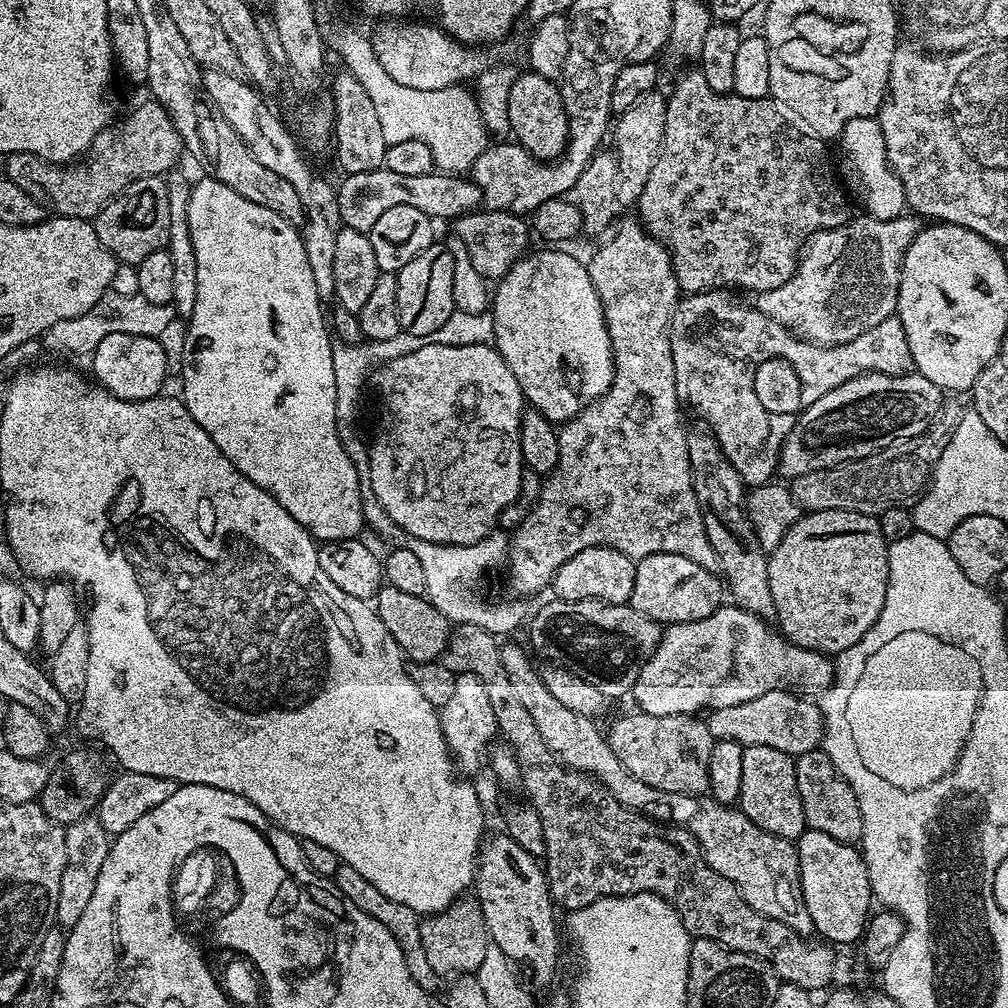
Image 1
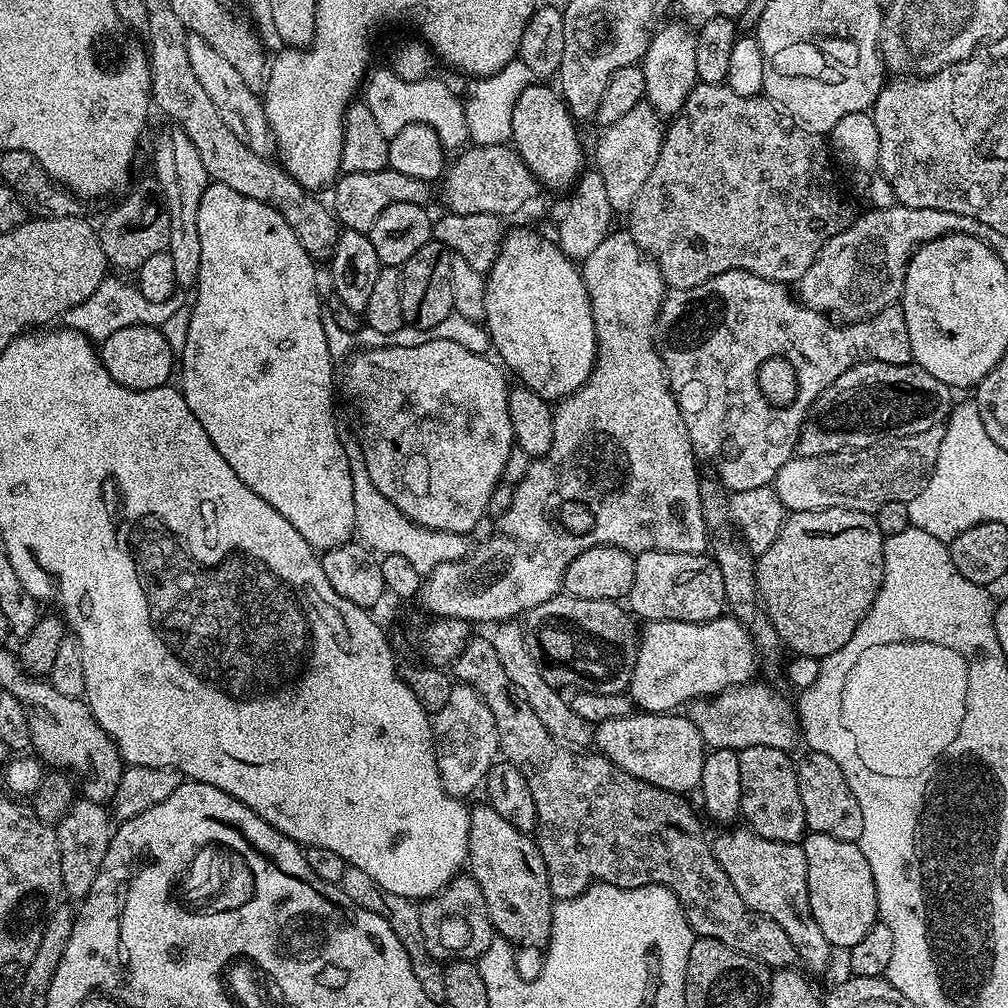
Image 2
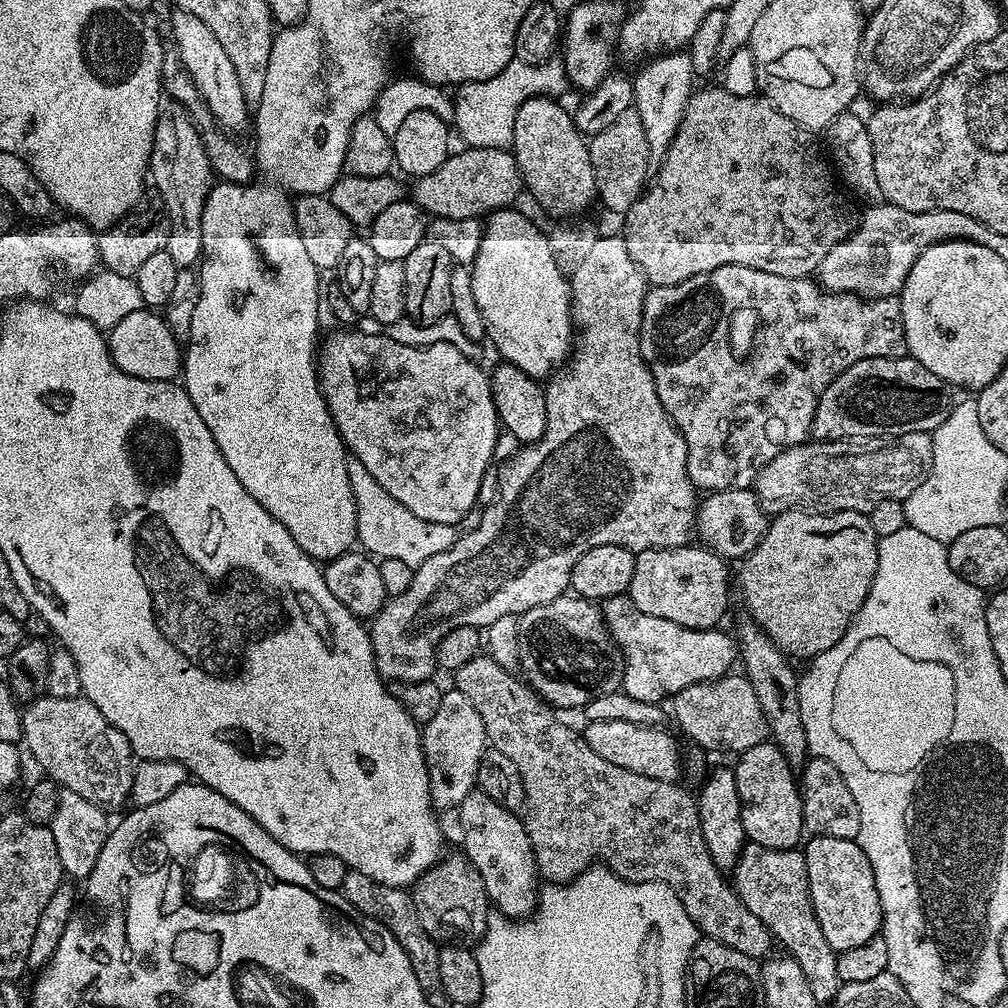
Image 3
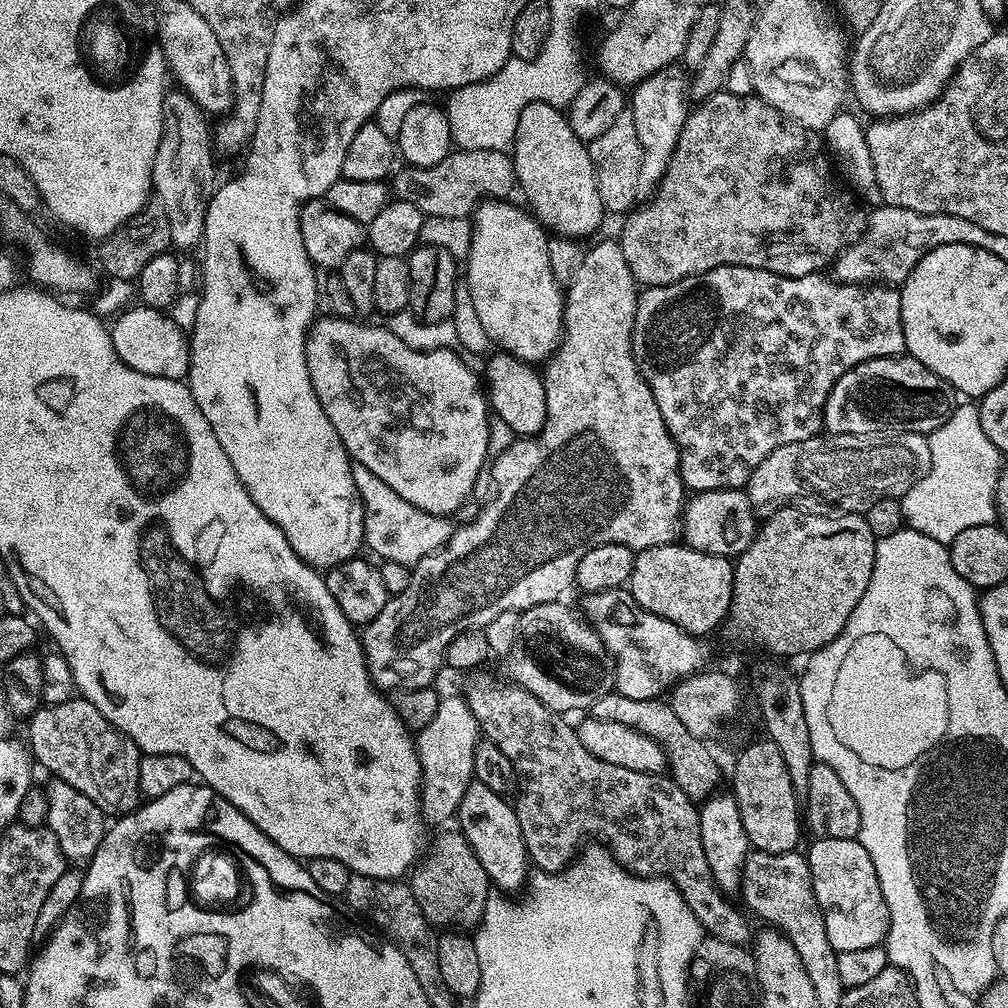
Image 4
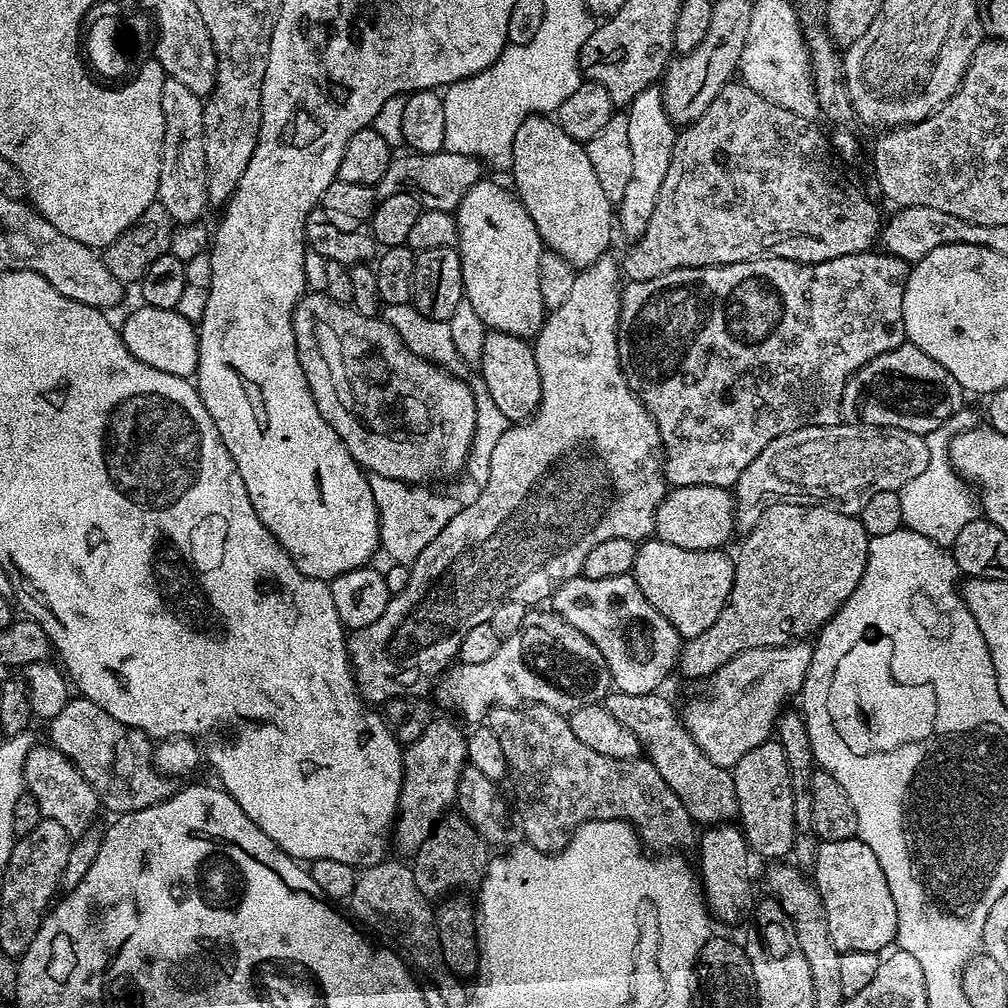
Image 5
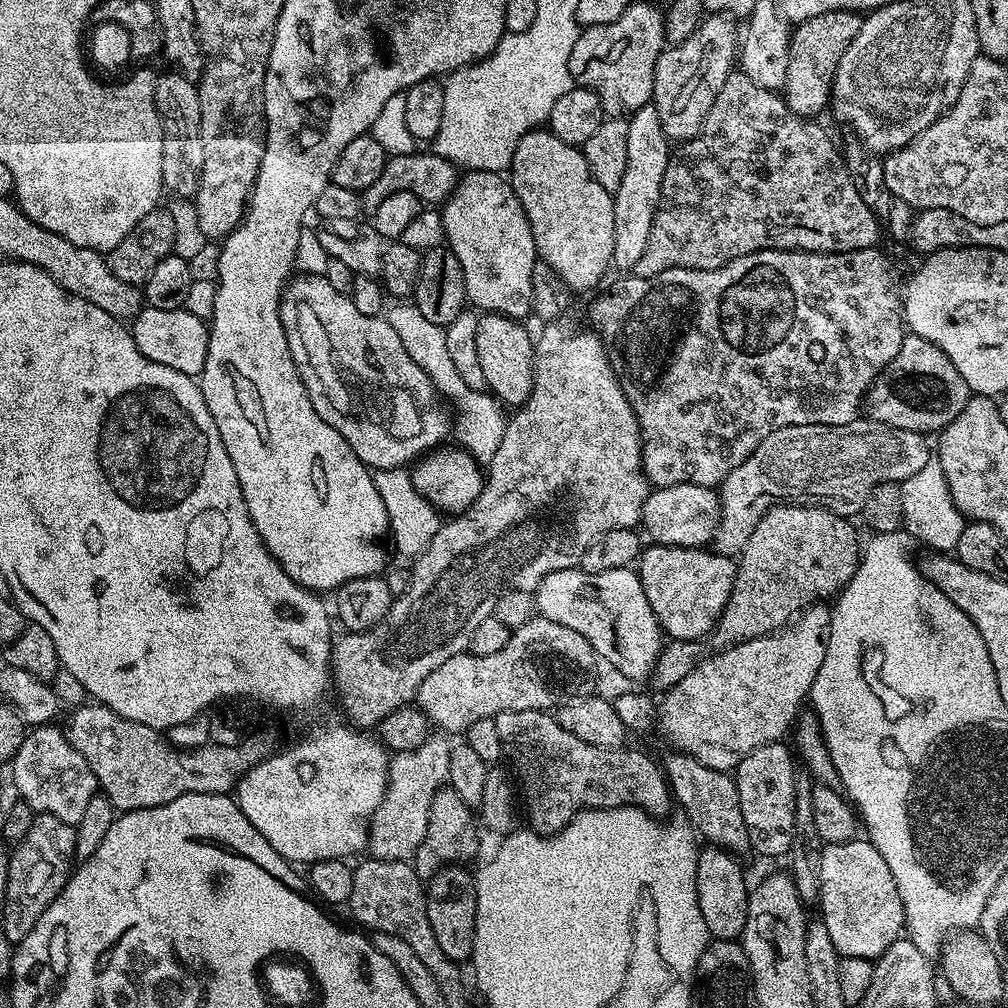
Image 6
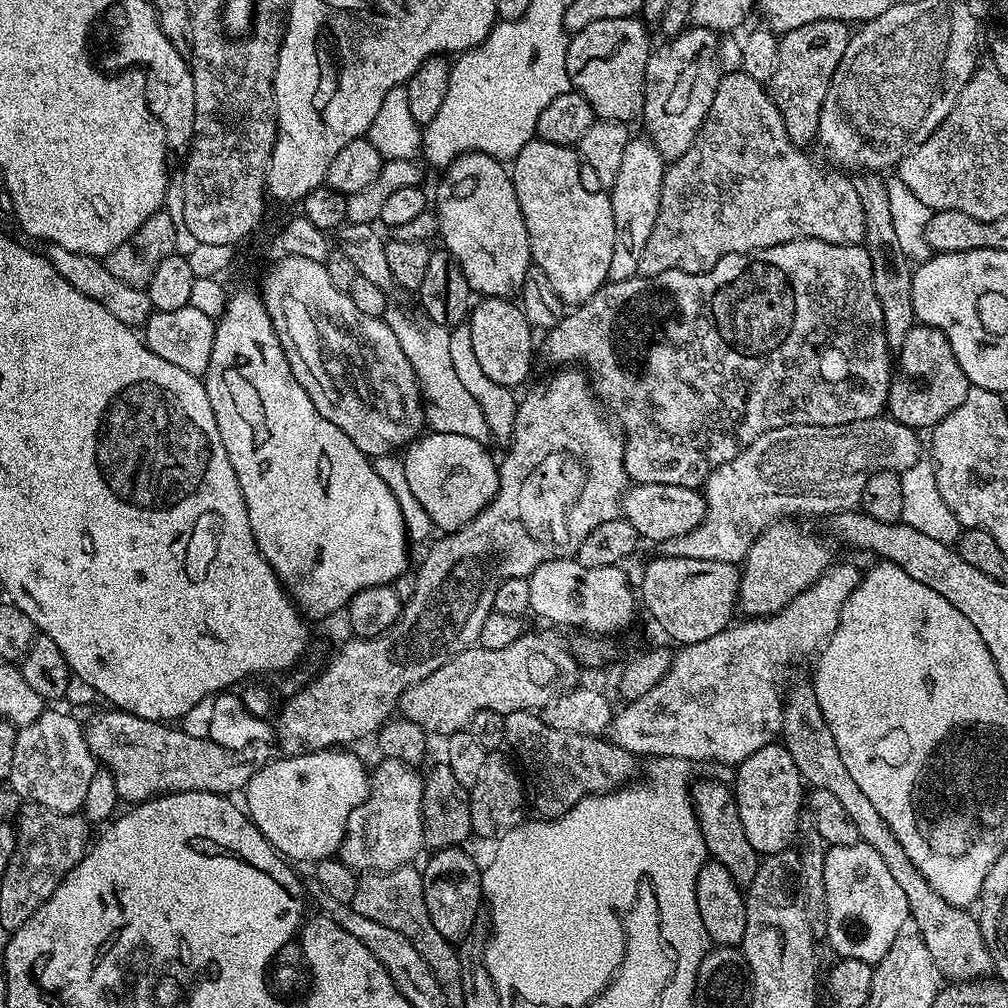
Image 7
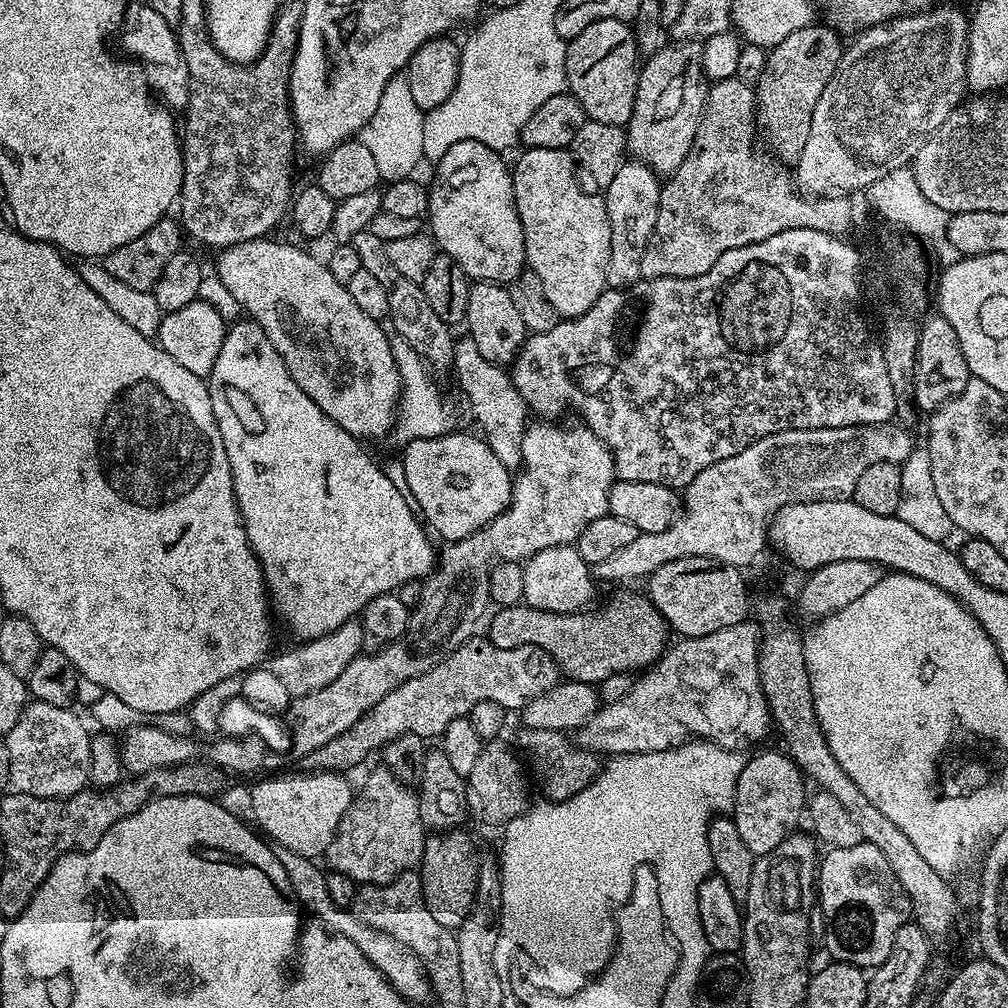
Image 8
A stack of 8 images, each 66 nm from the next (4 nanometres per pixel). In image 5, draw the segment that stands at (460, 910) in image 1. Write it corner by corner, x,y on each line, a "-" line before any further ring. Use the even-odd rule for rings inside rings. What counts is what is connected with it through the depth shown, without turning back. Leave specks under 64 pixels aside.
445,814
433,824
432,833
411,857
410,867
418,890
422,890
428,901
436,902
449,894
459,893
456,892
459,888
475,889
488,869
489,859
489,845
481,840
475,826
459,814

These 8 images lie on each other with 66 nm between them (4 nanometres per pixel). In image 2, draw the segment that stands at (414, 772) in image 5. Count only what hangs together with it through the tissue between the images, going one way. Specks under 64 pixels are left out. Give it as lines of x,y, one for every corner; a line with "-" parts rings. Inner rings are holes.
457,683
450,690
450,699
442,710
434,713
432,735
436,737
436,765
442,786
451,796
468,795
485,783
488,771
498,760
500,743
490,706
468,684

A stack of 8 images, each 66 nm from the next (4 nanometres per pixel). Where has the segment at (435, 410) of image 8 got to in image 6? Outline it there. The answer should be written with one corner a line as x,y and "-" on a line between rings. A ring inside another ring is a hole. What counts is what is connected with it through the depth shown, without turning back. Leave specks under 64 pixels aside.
396,302
387,309
386,318
390,326
398,333
398,338
402,338
402,346
410,353
410,358
426,370
426,374
434,382
436,391
454,409
454,436
467,451
471,452
474,459
482,466
487,466
494,462
494,454
498,450
498,445
502,442
502,434
508,425
505,413
495,396
487,390
471,388
458,374
458,369
454,366
454,361
450,358
450,349
446,347
445,325
429,322
418,310
415,303

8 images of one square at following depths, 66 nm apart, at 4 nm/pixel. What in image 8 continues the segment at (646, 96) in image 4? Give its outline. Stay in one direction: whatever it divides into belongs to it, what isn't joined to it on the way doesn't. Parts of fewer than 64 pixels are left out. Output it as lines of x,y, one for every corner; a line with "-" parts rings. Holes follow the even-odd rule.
625,162
614,174
614,182
603,189
606,218
610,218
610,266
606,266
608,288
627,290
642,279
642,254
654,234
660,209
662,184
657,173
639,162

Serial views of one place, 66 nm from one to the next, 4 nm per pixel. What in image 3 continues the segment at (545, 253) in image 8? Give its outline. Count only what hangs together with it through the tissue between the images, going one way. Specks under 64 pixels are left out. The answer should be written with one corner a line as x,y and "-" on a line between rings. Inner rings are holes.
535,96
522,102
522,106
518,106
518,114
514,118
510,148
515,155
516,164
520,168
520,179
526,192
529,192
552,216
580,218
583,217
580,215
591,206
592,200
594,204
597,199
594,166
590,162
588,140
584,133
578,130
573,113
569,109
567,112
560,103
559,99
550,96

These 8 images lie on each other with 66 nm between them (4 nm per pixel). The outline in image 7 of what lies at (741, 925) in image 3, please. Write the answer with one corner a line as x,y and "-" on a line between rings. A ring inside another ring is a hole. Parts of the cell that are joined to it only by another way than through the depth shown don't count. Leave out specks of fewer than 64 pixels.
532,710
507,713
504,720
504,744
512,747
513,754
520,759
518,764
522,769
527,791
530,793
531,807
533,804
540,811
537,813
541,817
555,818
566,814
583,796
587,796
593,791
592,784
596,784
597,793
615,792
617,788
625,787
635,777
632,775
636,772
637,757
633,756
631,752
622,750
622,746
613,744
607,738
570,734
566,730
554,730
554,726
546,726
543,715

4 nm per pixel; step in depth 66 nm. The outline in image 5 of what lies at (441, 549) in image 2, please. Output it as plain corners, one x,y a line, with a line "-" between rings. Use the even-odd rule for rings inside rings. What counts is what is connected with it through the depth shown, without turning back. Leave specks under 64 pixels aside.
372,473
367,477
379,514
381,549
390,556
388,558
393,563
411,565
418,554
442,532
453,511
448,508
444,497
426,490
425,487
409,485
398,479
388,479

